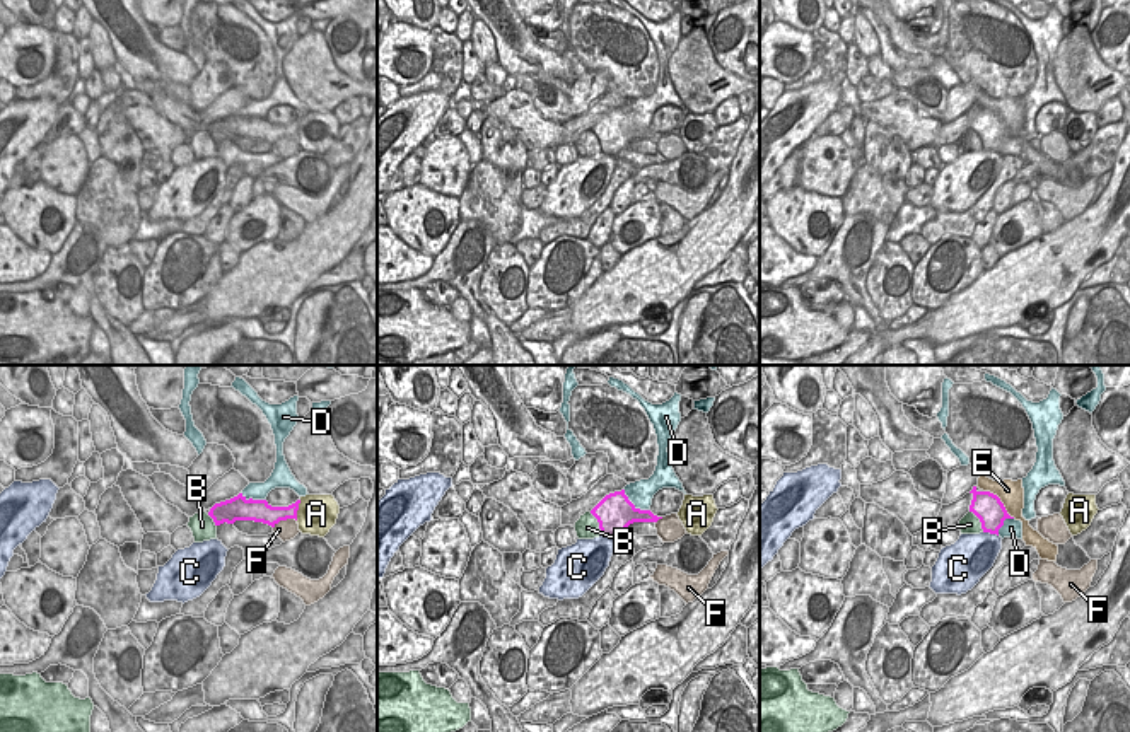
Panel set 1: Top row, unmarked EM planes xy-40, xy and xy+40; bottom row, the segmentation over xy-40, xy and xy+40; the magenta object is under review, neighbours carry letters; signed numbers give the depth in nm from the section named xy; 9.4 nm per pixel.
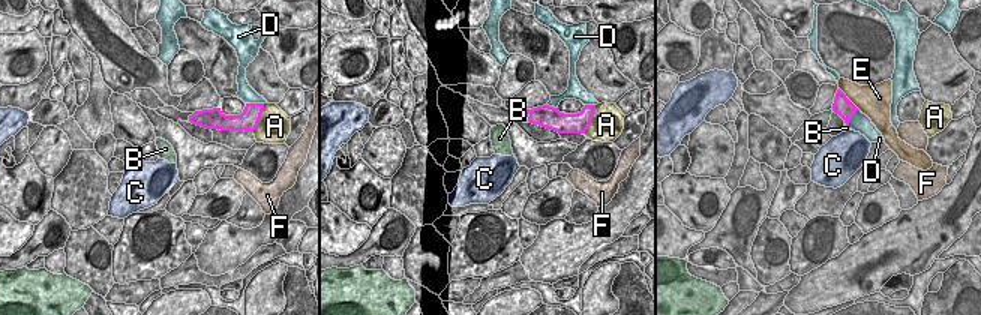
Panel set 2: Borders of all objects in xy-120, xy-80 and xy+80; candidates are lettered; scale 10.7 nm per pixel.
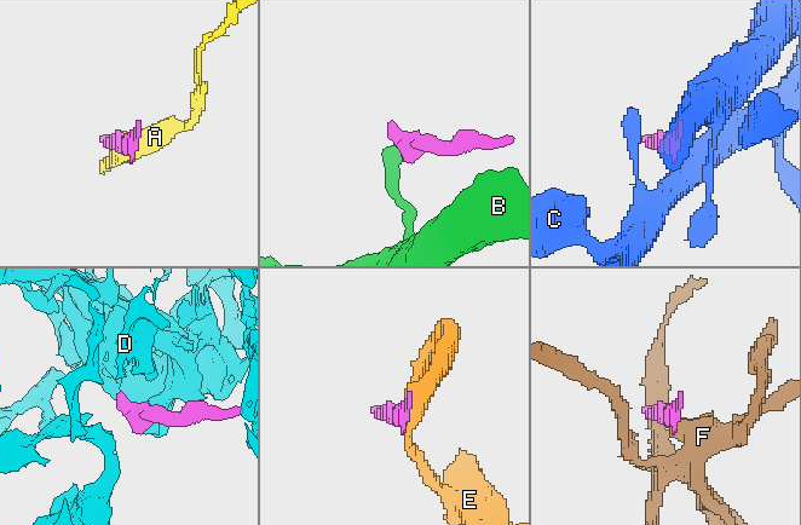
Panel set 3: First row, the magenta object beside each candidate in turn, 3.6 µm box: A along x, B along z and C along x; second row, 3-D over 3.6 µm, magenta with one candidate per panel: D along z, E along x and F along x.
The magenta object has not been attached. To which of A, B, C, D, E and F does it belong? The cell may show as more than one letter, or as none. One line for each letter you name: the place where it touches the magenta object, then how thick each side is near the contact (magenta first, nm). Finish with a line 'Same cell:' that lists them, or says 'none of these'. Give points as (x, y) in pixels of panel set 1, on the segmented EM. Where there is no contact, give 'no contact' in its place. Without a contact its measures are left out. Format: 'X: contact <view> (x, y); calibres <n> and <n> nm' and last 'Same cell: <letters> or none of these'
Same cell: none of these

